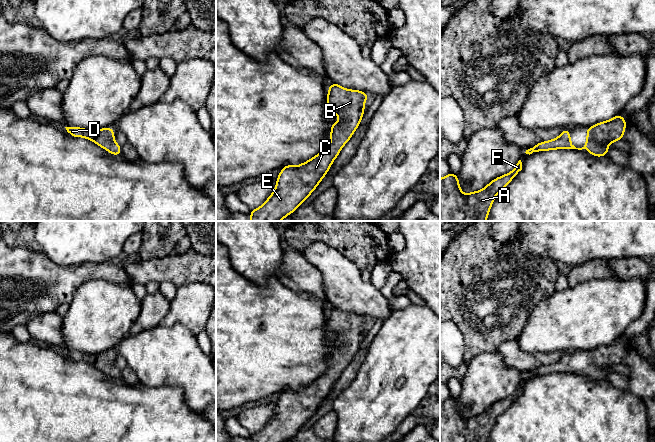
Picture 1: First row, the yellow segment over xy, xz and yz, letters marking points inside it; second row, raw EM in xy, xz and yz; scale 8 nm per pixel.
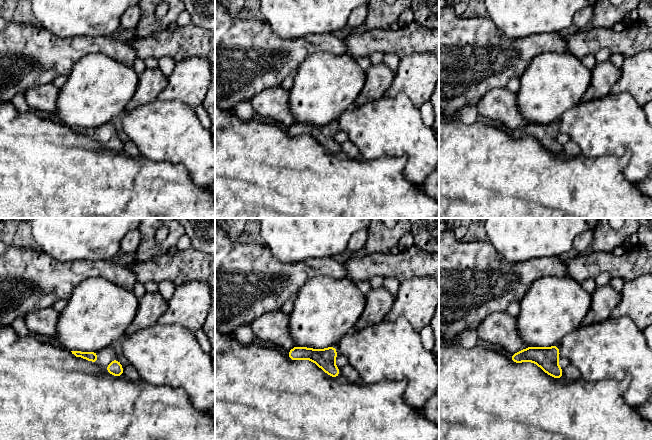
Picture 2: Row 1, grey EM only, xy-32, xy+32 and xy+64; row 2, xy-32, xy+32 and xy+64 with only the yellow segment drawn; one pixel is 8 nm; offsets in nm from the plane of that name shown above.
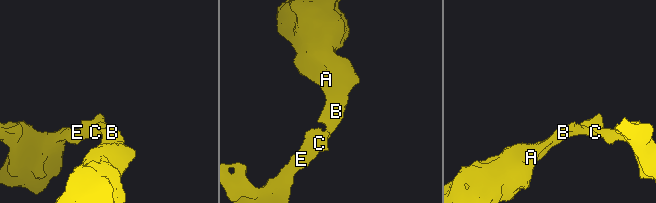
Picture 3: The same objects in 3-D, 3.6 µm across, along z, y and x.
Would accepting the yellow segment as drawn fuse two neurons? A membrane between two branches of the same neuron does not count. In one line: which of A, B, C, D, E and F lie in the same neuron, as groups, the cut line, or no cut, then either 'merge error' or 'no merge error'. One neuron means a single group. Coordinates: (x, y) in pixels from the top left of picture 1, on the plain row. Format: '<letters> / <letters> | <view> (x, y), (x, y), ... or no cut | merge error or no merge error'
A B C D E F | no cut | no merge error

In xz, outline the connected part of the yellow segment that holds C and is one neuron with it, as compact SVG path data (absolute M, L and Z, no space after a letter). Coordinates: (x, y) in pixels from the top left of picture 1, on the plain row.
M331 307L328 313L327 329L335 336L336 340L342 343L341 346L335 346L331 349L331 368L301 389L292 390L288 388L282 392L274 416L261 431L250 435L250 442L285 442L297 433L327 398L334 383L340 377L340 373L348 366L359 350L365 336L364 328L367 322L369 320L366 316L347 314L338 308Z

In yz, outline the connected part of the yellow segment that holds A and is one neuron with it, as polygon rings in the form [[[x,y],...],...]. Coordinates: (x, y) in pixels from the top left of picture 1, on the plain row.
[[[522,386],[515,392],[491,405],[484,413],[467,419],[460,414],[457,398],[440,403],[440,442],[487,442],[497,417],[503,414],[522,394]]]

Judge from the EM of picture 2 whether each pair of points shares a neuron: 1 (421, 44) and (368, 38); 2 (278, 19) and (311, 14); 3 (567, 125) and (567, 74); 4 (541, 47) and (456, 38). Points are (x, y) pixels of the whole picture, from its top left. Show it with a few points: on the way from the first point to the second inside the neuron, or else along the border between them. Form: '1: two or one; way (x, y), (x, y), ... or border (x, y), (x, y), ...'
1: one; way (408, 41), (381, 40)
2: one; way (286, 14), (303, 14)
3: two; border (581, 102), (567, 110), (558, 120)
4: one; way (520, 47), (495, 47), (492, 44), (477, 44)

